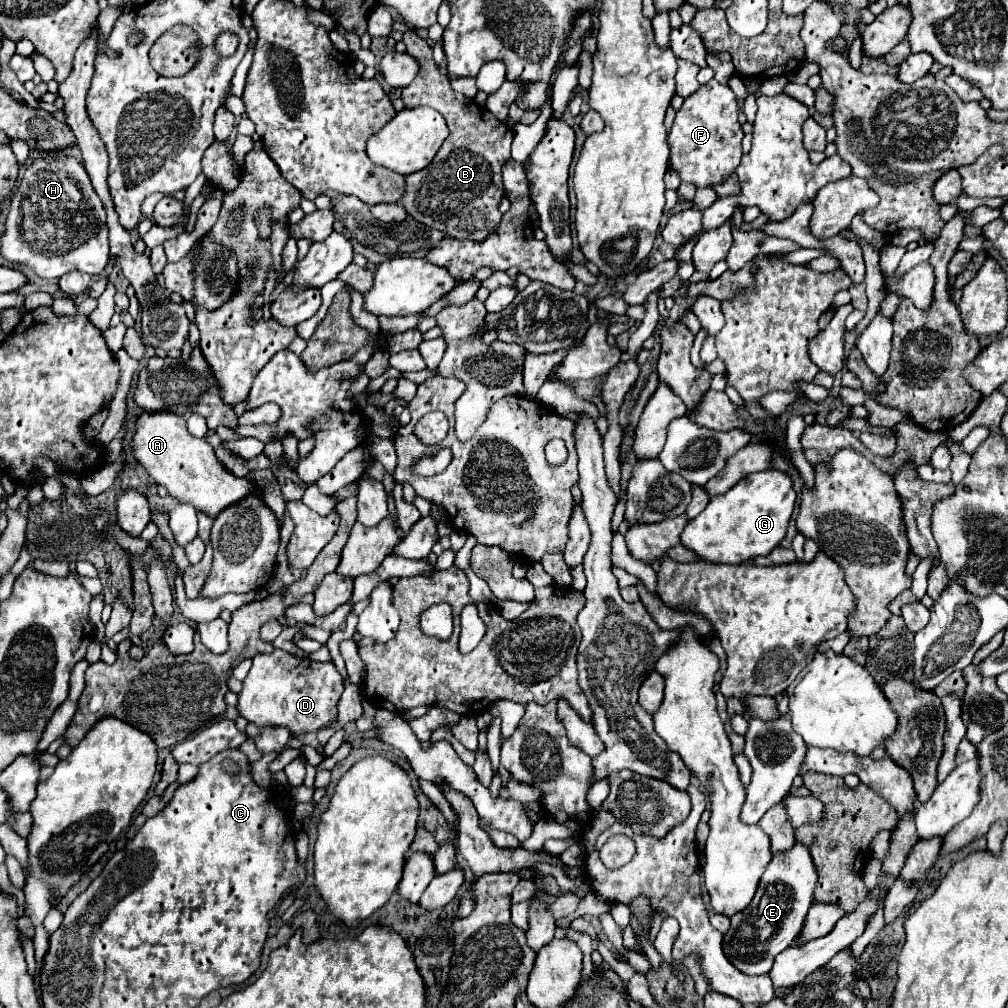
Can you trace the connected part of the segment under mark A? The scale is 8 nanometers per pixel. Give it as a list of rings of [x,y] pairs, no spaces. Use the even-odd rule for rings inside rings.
[[[143,412],[137,418],[137,432],[131,446],[135,458],[143,464],[153,482],[165,486],[169,490],[169,496],[173,496],[175,500],[183,504],[195,504],[195,510],[211,518],[219,516],[223,508],[229,508],[231,504],[243,500],[243,496],[255,492],[253,482],[249,482],[247,478],[237,478],[217,460],[215,450],[205,438],[189,434],[185,418],[181,416],[169,412]]]

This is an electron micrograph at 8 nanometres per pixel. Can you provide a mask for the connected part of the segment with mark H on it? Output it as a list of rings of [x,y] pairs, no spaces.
[[[33,152],[33,158],[25,166],[19,178],[19,186],[11,196],[11,210],[7,214],[7,228],[1,236],[1,254],[19,264],[27,264],[41,278],[61,278],[73,270],[97,276],[103,274],[111,264],[105,210],[95,194],[91,180],[81,162],[69,158],[65,152]]]

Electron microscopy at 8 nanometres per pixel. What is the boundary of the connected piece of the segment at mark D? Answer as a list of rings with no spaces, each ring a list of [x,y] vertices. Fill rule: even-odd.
[[[275,648],[271,654],[257,654],[239,692],[239,714],[257,726],[285,726],[293,734],[313,732],[337,718],[337,702],[343,694],[343,678],[333,662],[313,662]]]

